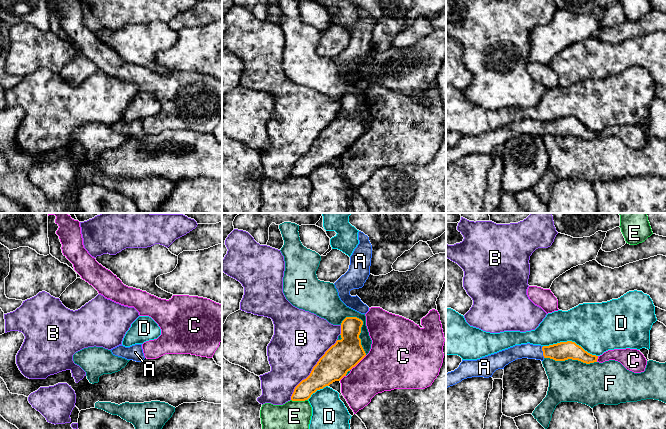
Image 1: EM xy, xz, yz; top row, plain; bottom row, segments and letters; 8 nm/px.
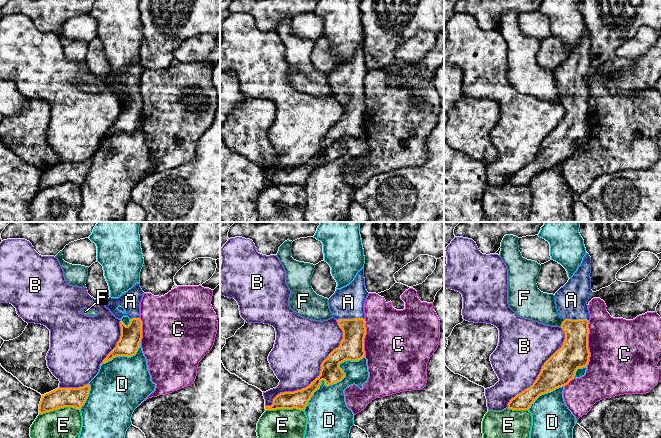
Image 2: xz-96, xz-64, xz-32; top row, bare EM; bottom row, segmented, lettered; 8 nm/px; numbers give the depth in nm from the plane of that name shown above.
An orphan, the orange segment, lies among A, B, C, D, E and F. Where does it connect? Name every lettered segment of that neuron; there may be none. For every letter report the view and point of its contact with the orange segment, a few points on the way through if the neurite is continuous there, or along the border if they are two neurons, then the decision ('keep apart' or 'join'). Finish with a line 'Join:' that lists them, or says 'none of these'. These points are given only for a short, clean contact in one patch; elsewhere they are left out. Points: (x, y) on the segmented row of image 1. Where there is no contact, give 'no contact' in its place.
A: contact yz (543, 352); way yz (562, 351), (543, 352), (530, 351); join
B: contact xz (312, 370); keep apart
C: contact xz (358, 362); keep apart
D: contact yz (570, 341); keep apart
E: contact xz (299, 400); keep apart
F: contact xz (360, 330); keep apart
Join: A

